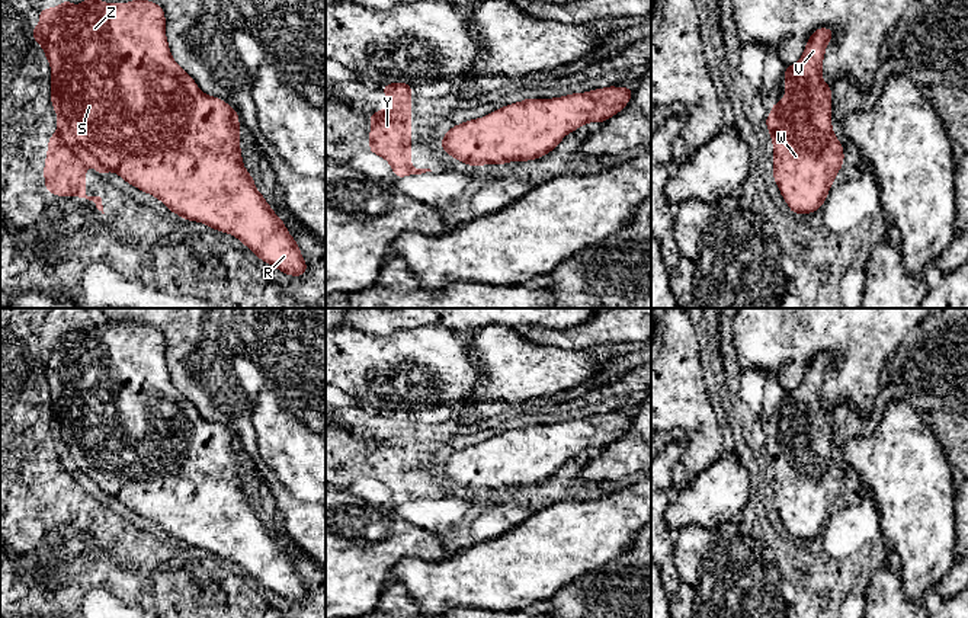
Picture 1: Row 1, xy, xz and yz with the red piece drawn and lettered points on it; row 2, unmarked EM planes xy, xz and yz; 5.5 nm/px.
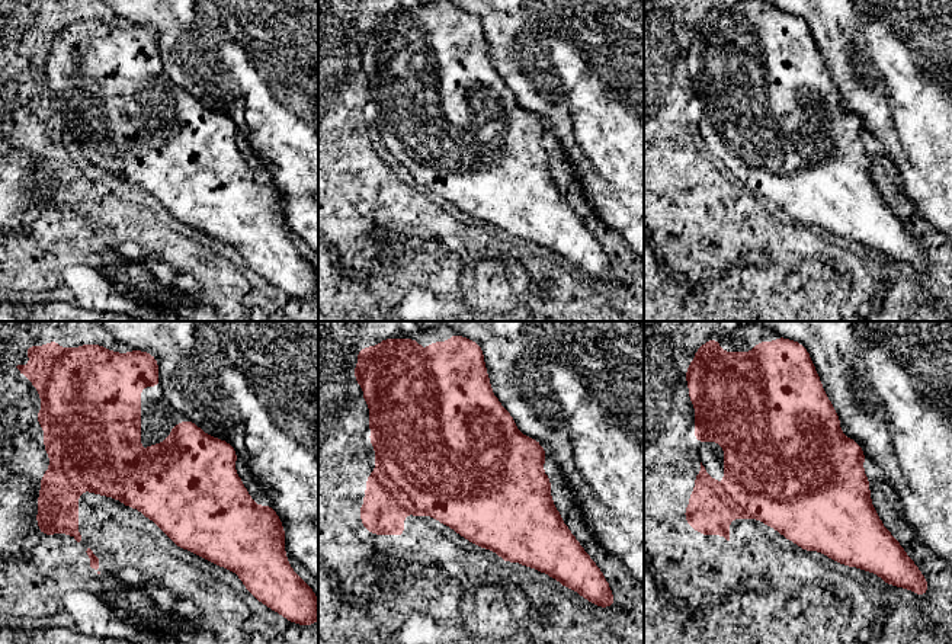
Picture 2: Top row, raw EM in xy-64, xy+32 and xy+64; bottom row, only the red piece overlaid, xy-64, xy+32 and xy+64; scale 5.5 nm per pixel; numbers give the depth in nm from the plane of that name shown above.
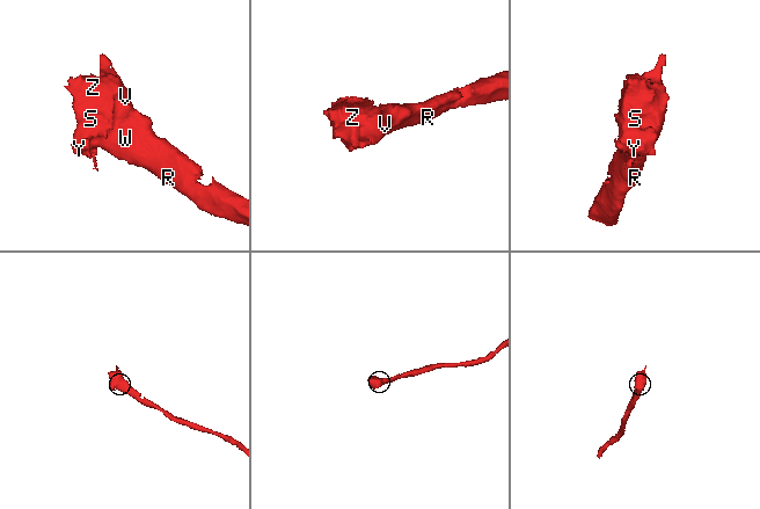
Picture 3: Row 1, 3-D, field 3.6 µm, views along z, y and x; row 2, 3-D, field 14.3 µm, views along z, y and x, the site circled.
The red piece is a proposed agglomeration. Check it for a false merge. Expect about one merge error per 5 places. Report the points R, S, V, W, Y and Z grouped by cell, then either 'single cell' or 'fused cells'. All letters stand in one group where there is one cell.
R S V W Y Z; single cell

